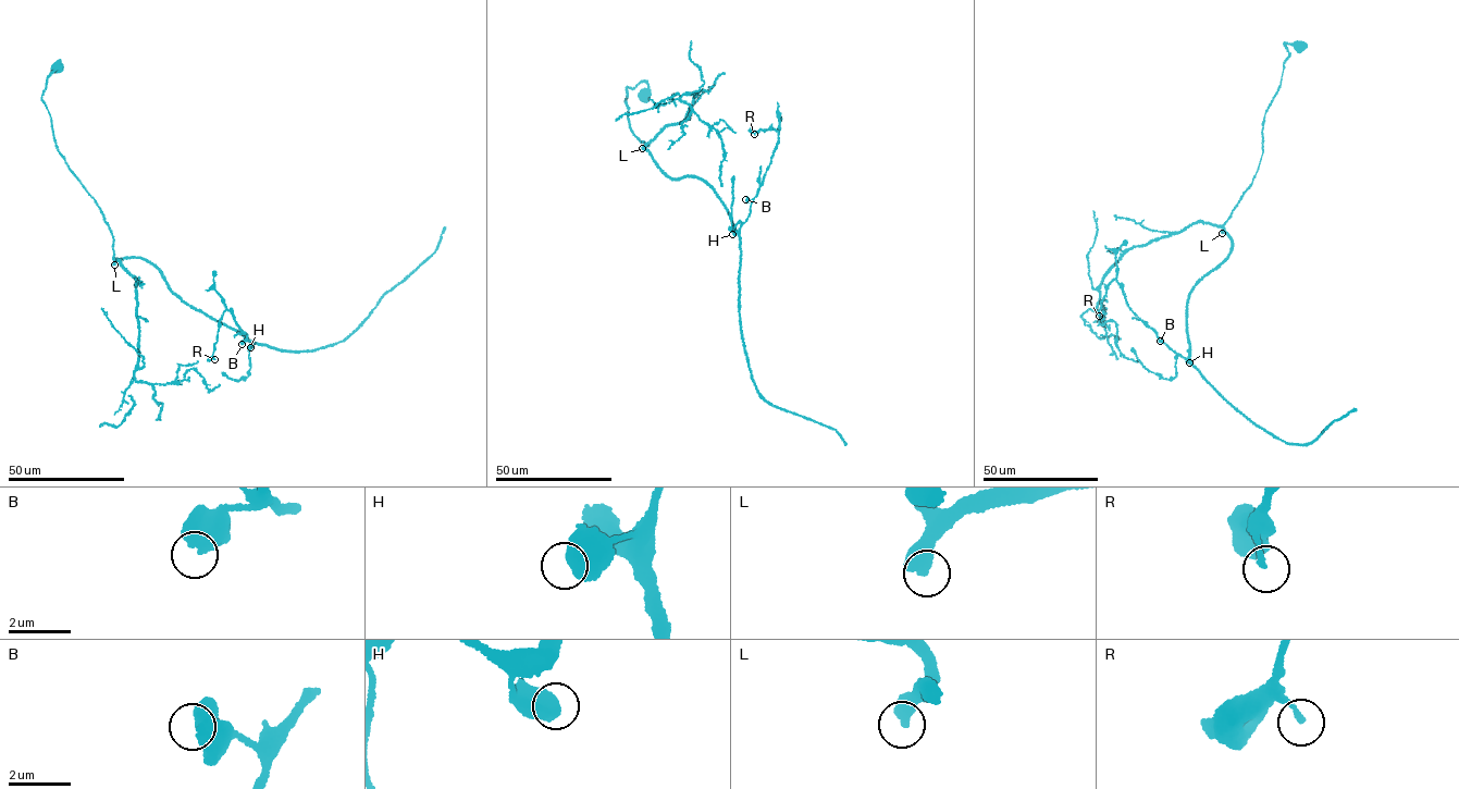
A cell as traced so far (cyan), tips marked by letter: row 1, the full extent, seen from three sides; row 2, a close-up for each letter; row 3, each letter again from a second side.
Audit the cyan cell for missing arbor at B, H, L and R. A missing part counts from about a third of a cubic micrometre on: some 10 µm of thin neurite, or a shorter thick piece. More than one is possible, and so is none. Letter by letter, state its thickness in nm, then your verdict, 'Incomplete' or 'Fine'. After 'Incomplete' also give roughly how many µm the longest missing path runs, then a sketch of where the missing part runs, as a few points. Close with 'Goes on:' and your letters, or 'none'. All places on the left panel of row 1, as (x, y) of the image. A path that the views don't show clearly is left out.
B: Thickness 650 nm. Fine
H: Thickness 700 nm. Fine
L: Thickness 500 nm. Incomplete. Missing length about 170 µm. Course of what is missing: (114, 264), (76, 323), (38, 356), (27, 379), (33, 398), (60, 423), (102, 439), (162, 422)
R: Thickness 140 nm. Fine
Goes on: L

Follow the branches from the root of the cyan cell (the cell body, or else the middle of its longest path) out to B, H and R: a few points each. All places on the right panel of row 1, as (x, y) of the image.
B: (1298, 46), (1285, 44), (1255, 176), (1222, 225), (1231, 251), (1188, 294), (1188, 358), (1160, 341)
H: (1298, 46), (1285, 44), (1289, 57), (1266, 111), (1255, 176), (1222, 225), (1231, 251), (1188, 294), (1189, 362)
R: (1298, 46), (1285, 44), (1255, 176), (1222, 225), (1231, 251), (1188, 294), (1188, 358), (1115, 280), (1099, 316)

